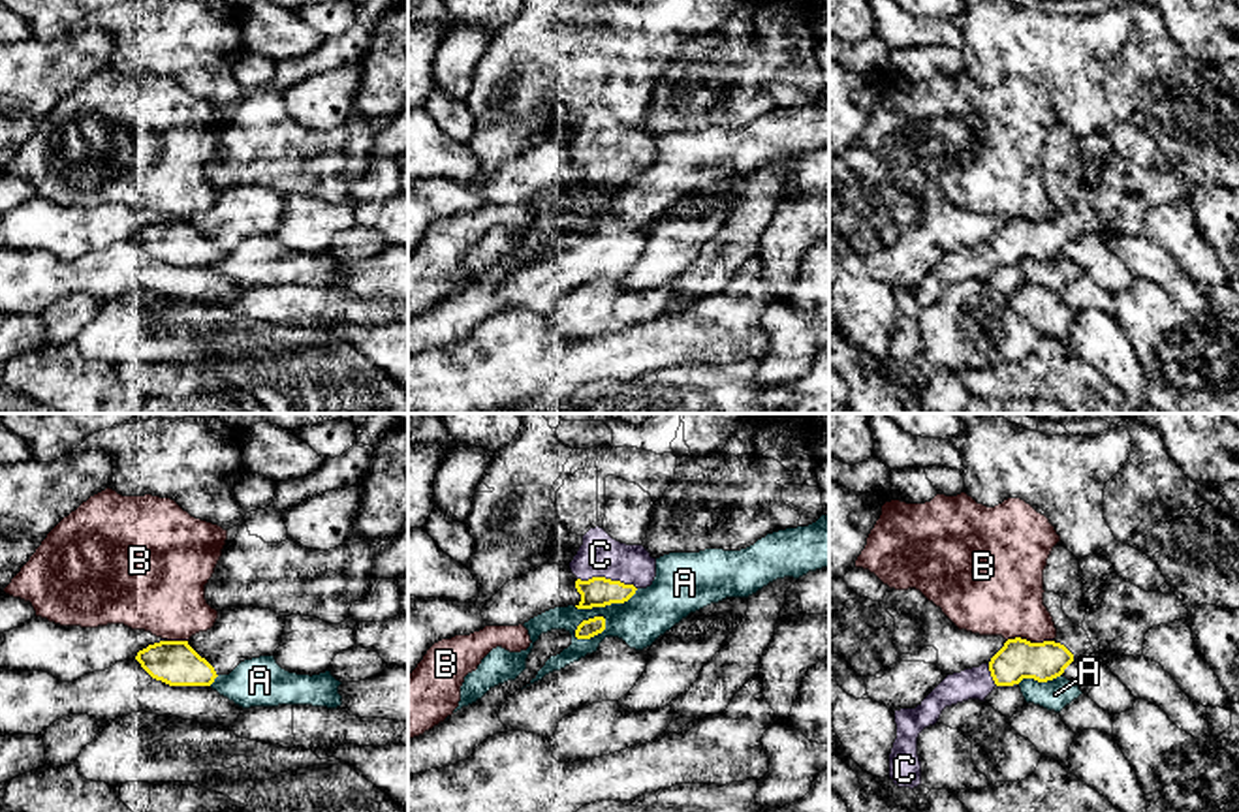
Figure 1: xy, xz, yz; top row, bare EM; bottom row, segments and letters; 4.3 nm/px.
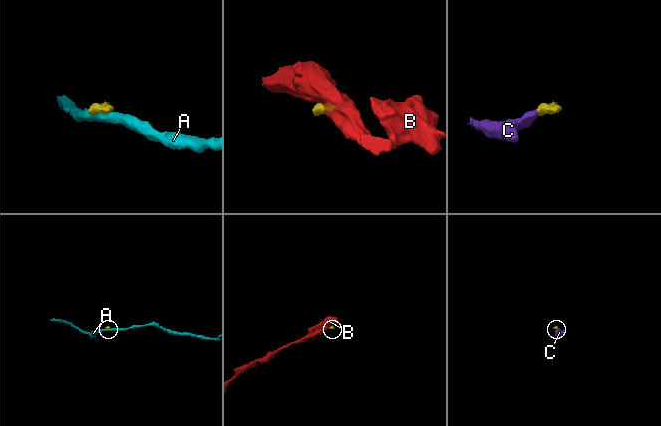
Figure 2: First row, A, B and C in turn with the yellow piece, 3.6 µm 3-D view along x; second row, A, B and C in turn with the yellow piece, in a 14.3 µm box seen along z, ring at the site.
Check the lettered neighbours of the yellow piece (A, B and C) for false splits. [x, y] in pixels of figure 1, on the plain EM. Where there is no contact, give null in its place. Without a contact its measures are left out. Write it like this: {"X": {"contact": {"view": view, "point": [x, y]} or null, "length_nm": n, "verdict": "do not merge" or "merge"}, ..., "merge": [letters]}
{"A": {"contact": {"view": "xz", "point": [589, 198]}, "length_nm": 160, "verdict": "do not merge"}, "B": {"contact": {"view": "yz", "point": [1029, 220]}, "length_nm": 200, "verdict": "do not merge"}, "C": {"contact": {"view": "xz", "point": [608, 158]}, "length_nm": 260, "verdict": "merge"}, "merge": ["C"]}

